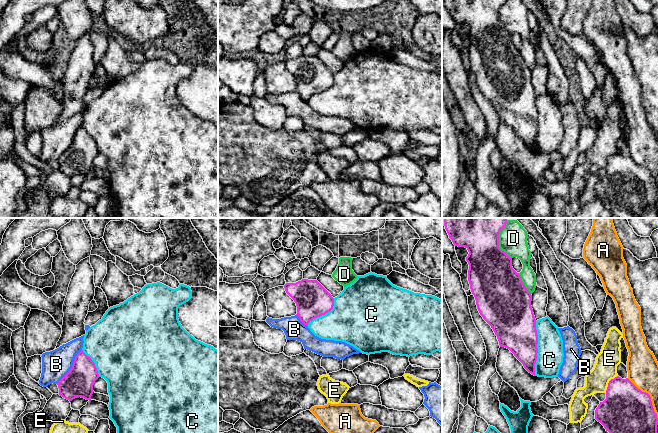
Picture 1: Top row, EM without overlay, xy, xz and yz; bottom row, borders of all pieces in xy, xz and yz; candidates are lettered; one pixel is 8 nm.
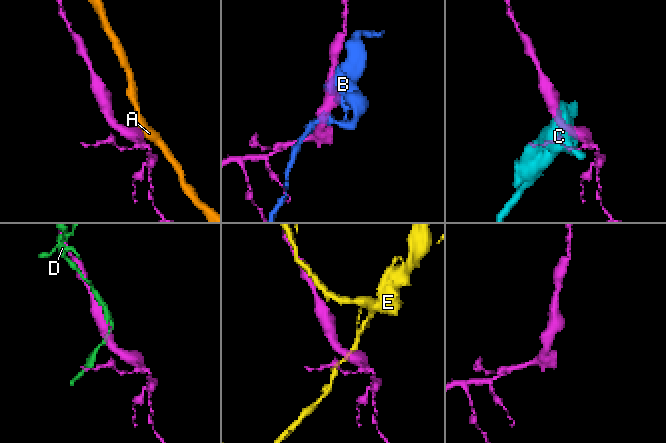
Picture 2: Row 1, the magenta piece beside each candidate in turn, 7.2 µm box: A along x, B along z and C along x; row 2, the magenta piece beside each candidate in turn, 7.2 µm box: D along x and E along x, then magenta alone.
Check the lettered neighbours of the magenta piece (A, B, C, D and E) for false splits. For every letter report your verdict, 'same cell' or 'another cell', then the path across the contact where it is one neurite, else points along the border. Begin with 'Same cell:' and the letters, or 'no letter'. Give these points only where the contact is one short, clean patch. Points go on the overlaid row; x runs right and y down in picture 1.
Same cell: C
A: another cell
B: another cell; border along xy (81, 349), (76, 355), (72, 367), (56, 383)
C: same cell
D: another cell
E: another cell

